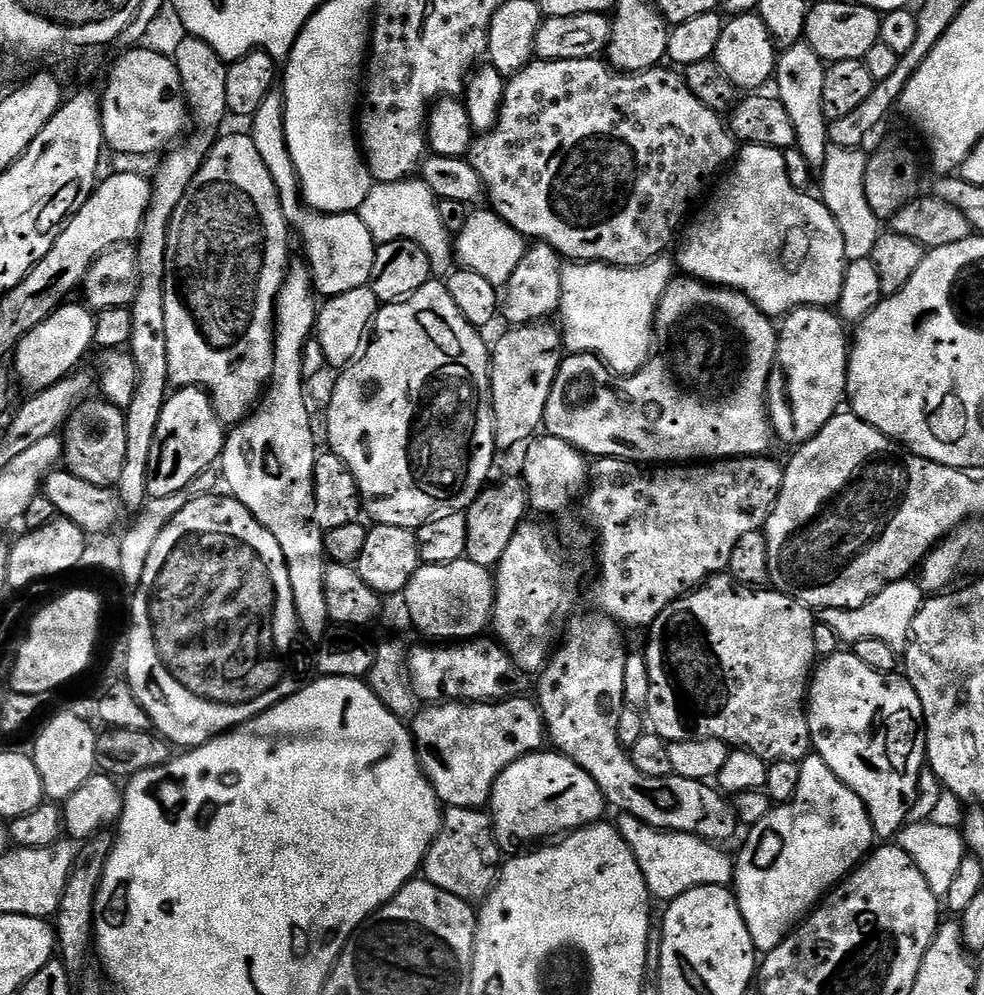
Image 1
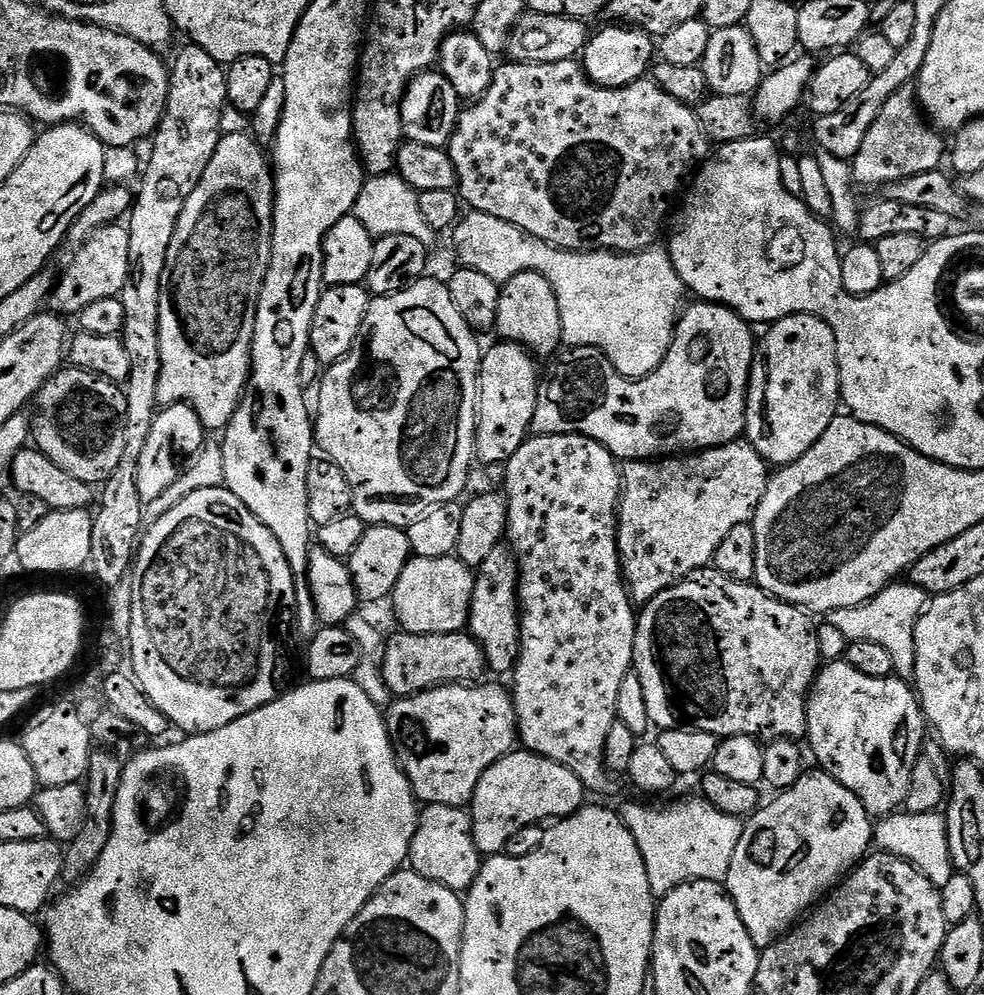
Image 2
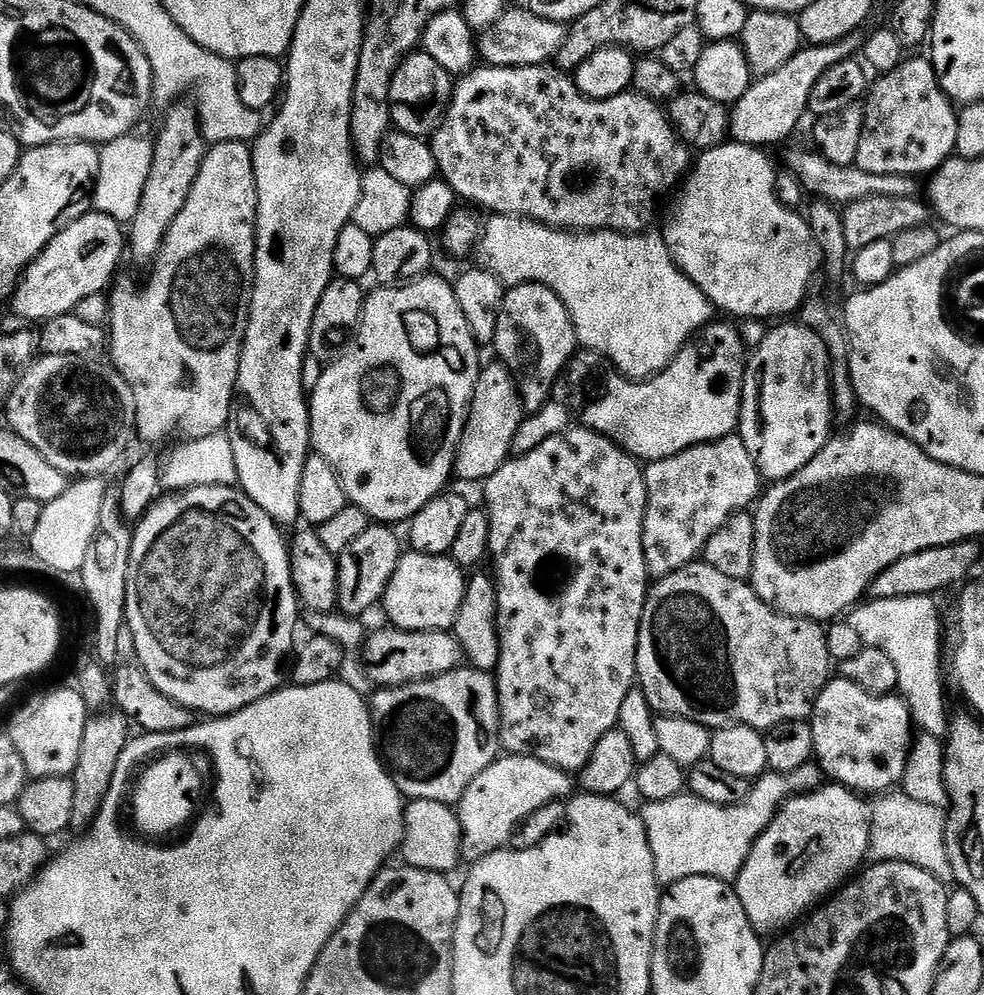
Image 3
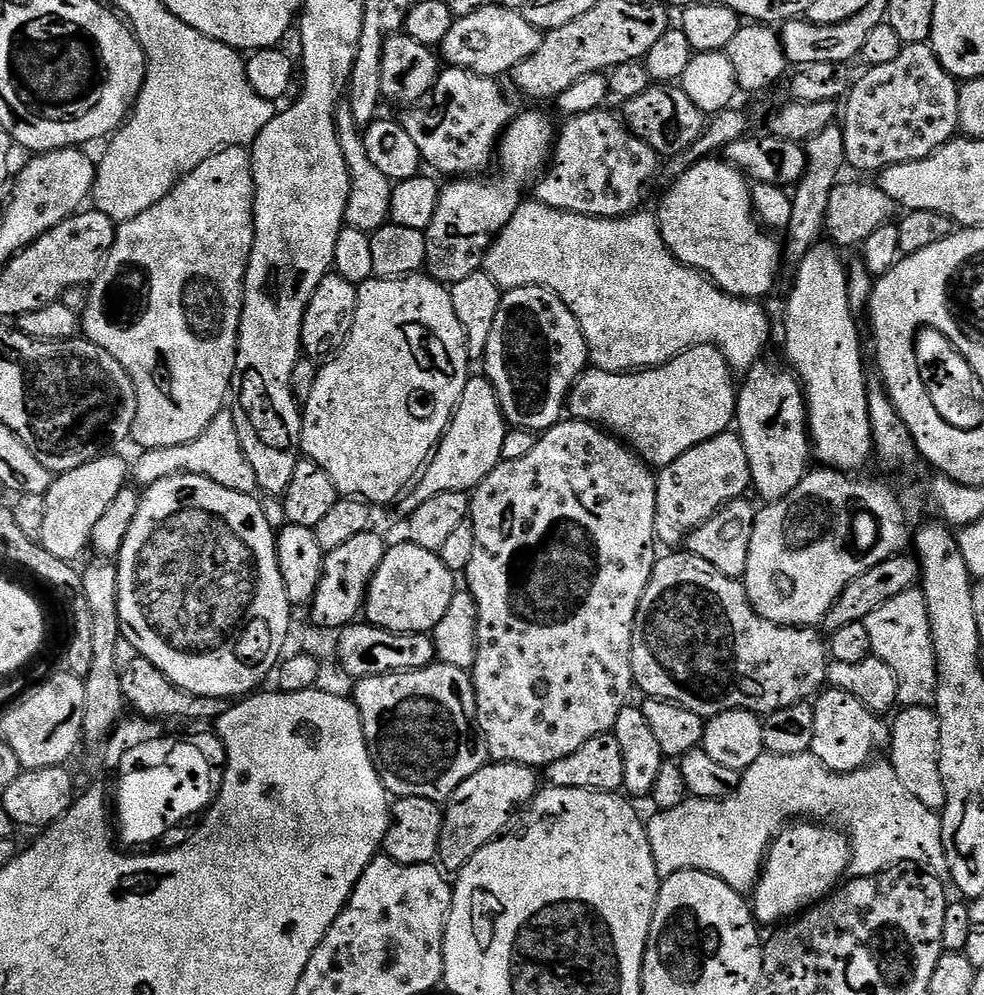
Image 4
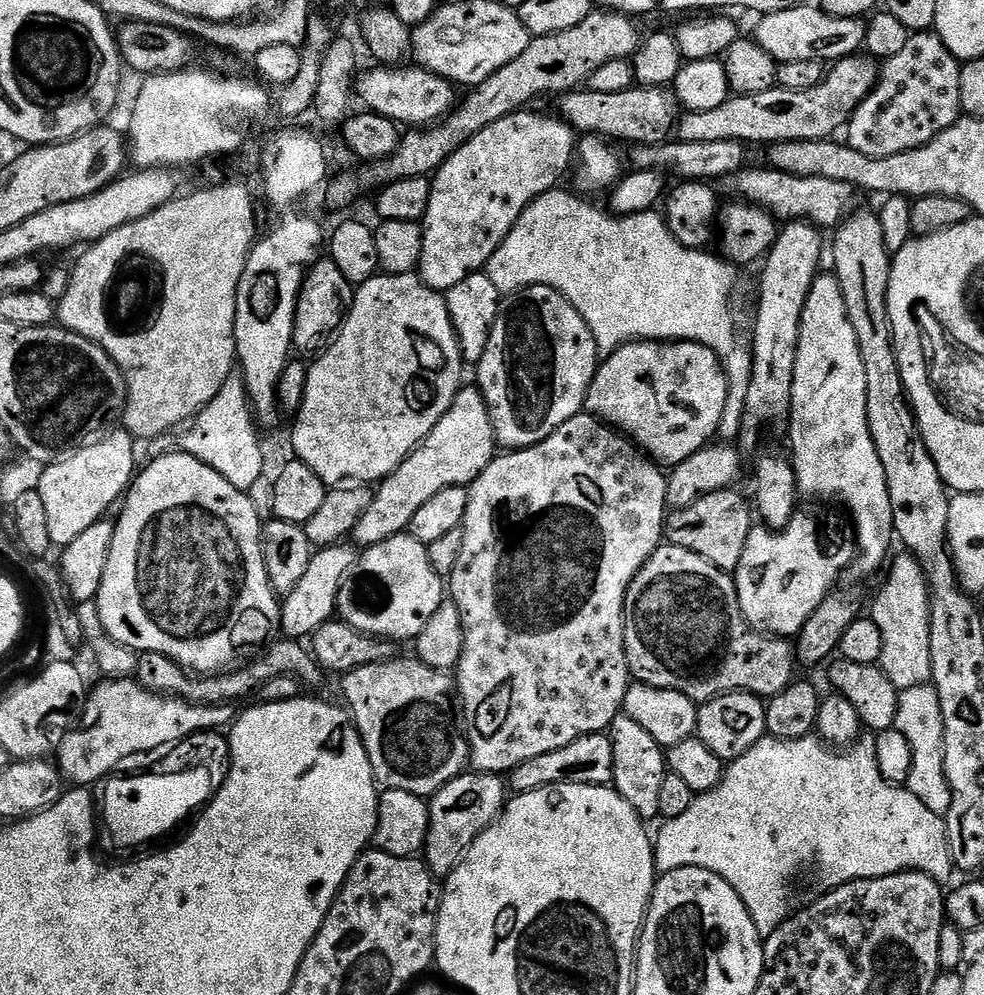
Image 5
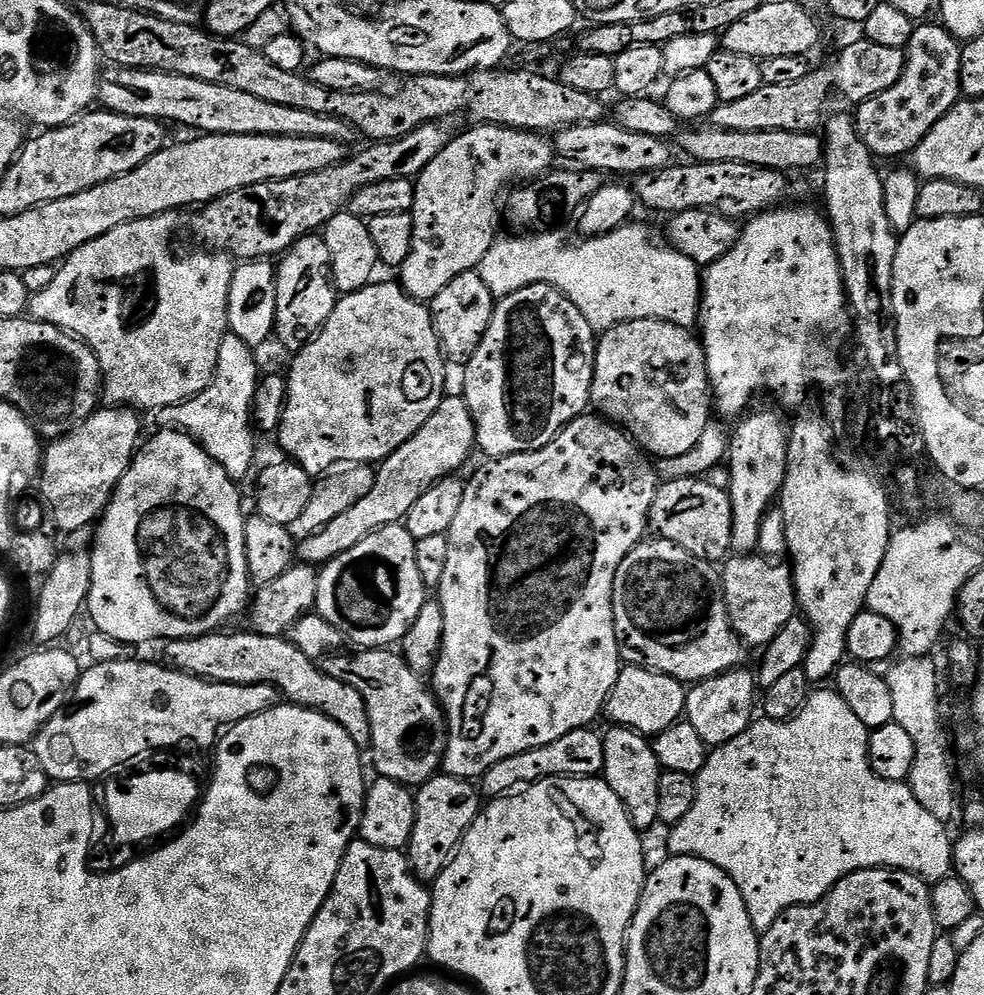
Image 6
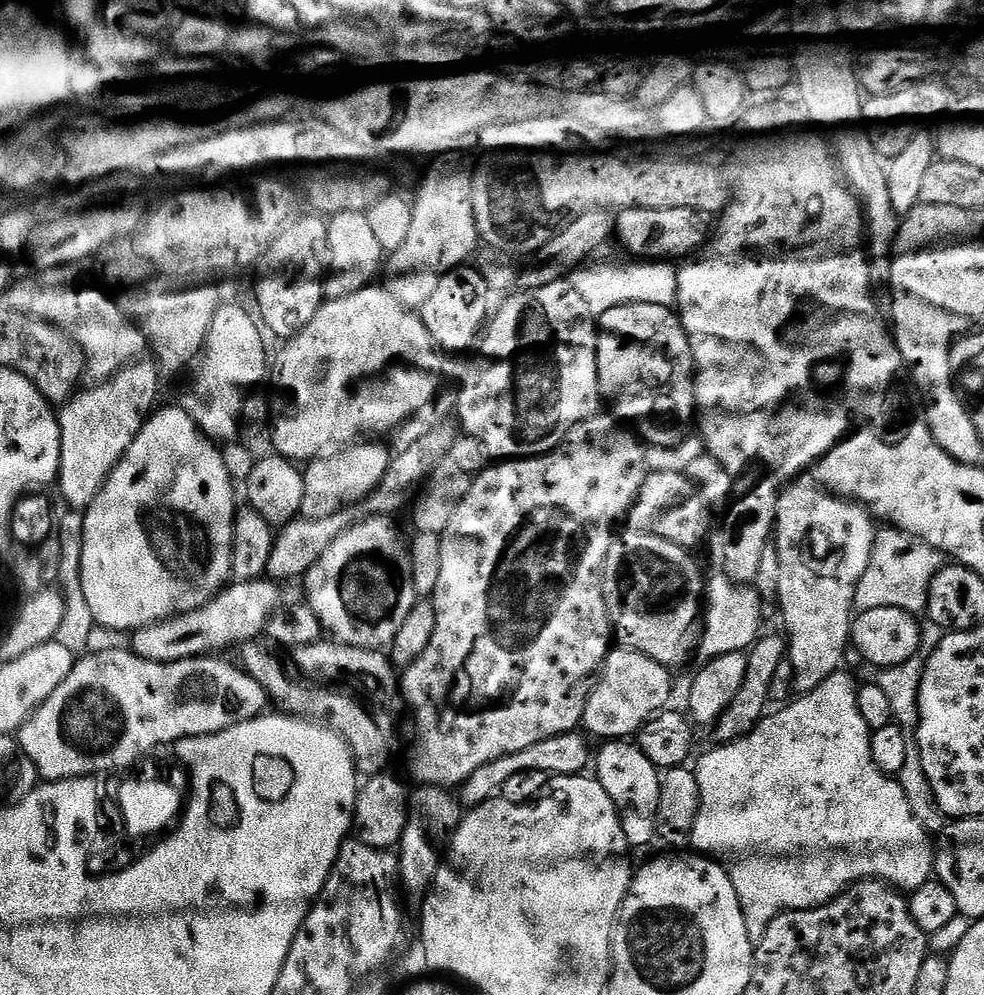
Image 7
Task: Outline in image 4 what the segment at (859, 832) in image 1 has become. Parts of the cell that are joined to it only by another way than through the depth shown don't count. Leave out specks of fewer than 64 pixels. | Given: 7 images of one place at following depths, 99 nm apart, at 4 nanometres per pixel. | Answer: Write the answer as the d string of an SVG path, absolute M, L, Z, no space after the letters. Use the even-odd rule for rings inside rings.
M796 822L785 827L768 849L760 881L750 896L757 921L761 925L779 925L807 912L845 879L851 859L851 843L839 827L824 822Z

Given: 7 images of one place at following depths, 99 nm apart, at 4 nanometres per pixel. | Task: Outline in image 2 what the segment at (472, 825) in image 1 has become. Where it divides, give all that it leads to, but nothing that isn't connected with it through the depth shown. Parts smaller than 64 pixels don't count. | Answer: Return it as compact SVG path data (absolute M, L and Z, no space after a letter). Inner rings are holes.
M423 805L416 833L410 842L407 863L411 871L422 874L422 878L430 878L430 882L438 882L461 894L467 893L478 878L482 863L482 854L474 842L471 815L464 808Z

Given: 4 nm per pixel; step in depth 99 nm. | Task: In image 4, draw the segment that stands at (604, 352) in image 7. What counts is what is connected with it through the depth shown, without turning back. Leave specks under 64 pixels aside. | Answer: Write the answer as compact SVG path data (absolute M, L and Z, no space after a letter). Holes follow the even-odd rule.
M703 344L687 348L675 358L656 368L645 368L631 372L585 371L572 387L566 405L575 419L595 424L615 434L627 444L645 464L659 470L670 466L686 450L729 431L736 419L737 385L732 385L734 373L729 368L723 352L715 344Z

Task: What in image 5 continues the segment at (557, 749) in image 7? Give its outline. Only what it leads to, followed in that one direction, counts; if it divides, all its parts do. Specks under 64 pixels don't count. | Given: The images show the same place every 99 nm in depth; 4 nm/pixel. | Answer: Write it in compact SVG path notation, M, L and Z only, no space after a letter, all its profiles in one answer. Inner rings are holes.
M607 731L586 734L582 738L574 738L570 746L562 746L562 750L550 750L550 754L538 754L538 758L530 758L530 762L522 762L510 773L510 788L513 793L529 792L555 784L612 784L614 774L614 746Z

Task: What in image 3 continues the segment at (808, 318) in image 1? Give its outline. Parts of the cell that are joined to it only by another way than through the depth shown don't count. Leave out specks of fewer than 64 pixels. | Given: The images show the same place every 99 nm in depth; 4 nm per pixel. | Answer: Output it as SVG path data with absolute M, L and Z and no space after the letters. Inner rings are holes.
M782 322L782 324L774 329L770 328L758 345L751 351L747 362L745 363L745 371L743 378L743 402L740 406L740 427L738 435L743 440L743 445L749 451L751 458L754 459L755 468L760 472L761 479L767 483L780 483L788 477L800 472L802 466L810 462L815 454L820 453L828 441L831 439L832 430L832 416L834 417L834 405L832 402L832 379L831 379L831 365L832 359L825 346L824 339L818 335L816 331L802 322L797 324L788 324L792 322Z

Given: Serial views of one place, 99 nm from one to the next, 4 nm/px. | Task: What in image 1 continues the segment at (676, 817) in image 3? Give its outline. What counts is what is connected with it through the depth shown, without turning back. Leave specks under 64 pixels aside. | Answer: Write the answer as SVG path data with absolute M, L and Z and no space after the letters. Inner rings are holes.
M617 815L614 823L622 838L626 838L630 850L634 850L642 878L646 878L648 891L657 901L671 902L686 894L686 890L698 886L728 886L733 883L734 860L724 853L723 847L685 832L661 832L633 816Z

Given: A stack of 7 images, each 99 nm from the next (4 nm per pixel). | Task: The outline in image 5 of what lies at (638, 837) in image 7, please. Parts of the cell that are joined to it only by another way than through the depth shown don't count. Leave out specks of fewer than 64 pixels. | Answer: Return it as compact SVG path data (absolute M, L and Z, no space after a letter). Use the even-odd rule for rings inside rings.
M619 715L614 718L612 727L607 729L608 737L614 746L614 774L612 784L616 792L639 814L640 819L651 822L660 816L658 801L662 782L666 775L666 752L658 742L634 718L626 715Z

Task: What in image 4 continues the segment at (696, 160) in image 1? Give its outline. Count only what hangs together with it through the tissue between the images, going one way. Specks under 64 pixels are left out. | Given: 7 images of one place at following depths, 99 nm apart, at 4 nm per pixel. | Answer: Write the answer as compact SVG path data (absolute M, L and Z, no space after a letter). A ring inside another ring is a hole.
M445 67L440 75L436 77L436 87L434 97L425 99L419 106L412 106L407 109L408 112L402 116L402 123L414 138L418 145L421 161L433 168L433 173L441 172L444 178L472 178L480 172L488 163L493 163L494 157L498 152L500 137L504 135L504 129L512 122L512 117L517 115L518 108L508 101L508 96L504 93L504 88L500 85L499 79L491 76L479 76L477 72L471 72L465 68ZM609 110L594 112L578 112L567 117L568 120L558 128L558 135L554 141L554 155L550 167L535 181L535 199L541 204L577 212L583 216L601 216L614 218L627 216L639 209L644 200L644 187L658 176L661 167L661 157L646 142L642 142L631 132L619 115Z

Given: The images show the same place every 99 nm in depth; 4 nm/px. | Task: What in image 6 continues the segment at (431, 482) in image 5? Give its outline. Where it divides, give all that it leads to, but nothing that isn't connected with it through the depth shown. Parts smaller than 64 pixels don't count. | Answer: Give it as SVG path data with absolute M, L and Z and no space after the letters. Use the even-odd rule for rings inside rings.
M445 395L438 410L430 414L430 422L426 422L426 426L422 426L422 430L418 430L418 434L414 434L414 438L407 440L394 454L380 461L375 469L376 477L370 494L366 494L366 498L362 498L358 506L352 506L350 510L346 510L346 514L340 514L338 518L334 518L334 522L328 522L322 530L303 537L297 543L299 563L323 566L338 558L338 554L346 554L346 550L358 546L362 538L391 524L407 521L418 498L422 498L422 494L426 494L426 490L430 490L430 486L434 486L439 480L459 473L459 468L476 451L476 427L470 406L463 395Z

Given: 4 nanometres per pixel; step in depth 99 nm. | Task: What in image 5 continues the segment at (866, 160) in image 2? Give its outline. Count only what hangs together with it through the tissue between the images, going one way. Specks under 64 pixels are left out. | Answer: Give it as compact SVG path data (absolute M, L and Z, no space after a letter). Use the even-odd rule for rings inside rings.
M935 31L911 33L904 49L883 61L876 85L848 120L846 143L870 158L890 158L890 154L906 154L906 150L926 146L961 119L961 67L961 61L946 50L946 42Z

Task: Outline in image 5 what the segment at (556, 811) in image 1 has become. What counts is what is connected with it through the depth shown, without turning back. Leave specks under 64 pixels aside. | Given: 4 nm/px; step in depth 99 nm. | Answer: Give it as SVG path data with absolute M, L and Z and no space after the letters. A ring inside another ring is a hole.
M469 771L467 774L455 776L453 780L441 788L435 796L431 797L428 806L428 837L424 843L422 859L432 871L432 875L437 878L446 878L455 868L460 865L460 859L468 852L468 848L476 839L478 834L482 834L496 817L504 810L506 803L506 780L503 775L494 772Z

